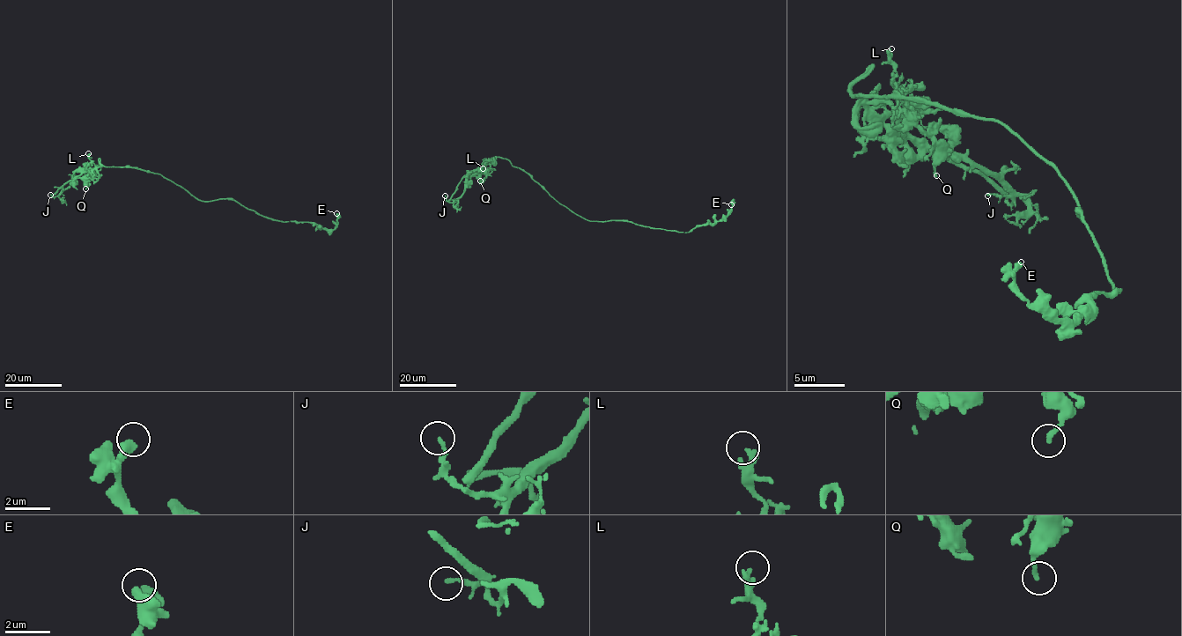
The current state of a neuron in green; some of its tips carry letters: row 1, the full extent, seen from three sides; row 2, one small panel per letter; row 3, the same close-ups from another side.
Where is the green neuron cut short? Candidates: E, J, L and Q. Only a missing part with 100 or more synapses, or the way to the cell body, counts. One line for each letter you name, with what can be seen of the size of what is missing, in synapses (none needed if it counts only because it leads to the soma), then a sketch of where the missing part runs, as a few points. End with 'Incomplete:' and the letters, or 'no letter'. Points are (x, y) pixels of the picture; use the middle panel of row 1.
Incomplete: no letter

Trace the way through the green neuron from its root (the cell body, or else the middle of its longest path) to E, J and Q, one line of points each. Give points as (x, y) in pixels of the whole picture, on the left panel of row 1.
E: (182, 188), (201, 200), (232, 199), (274, 219), (312, 222), (328, 229), (336, 225), (336, 213)
J: (182, 188), (157, 173), (129, 166), (102, 166), (81, 178), (75, 178), (59, 195), (50, 195)
Q: (182, 188), (157, 173), (129, 166), (102, 166), (87, 171), (92, 176), (85, 188)

